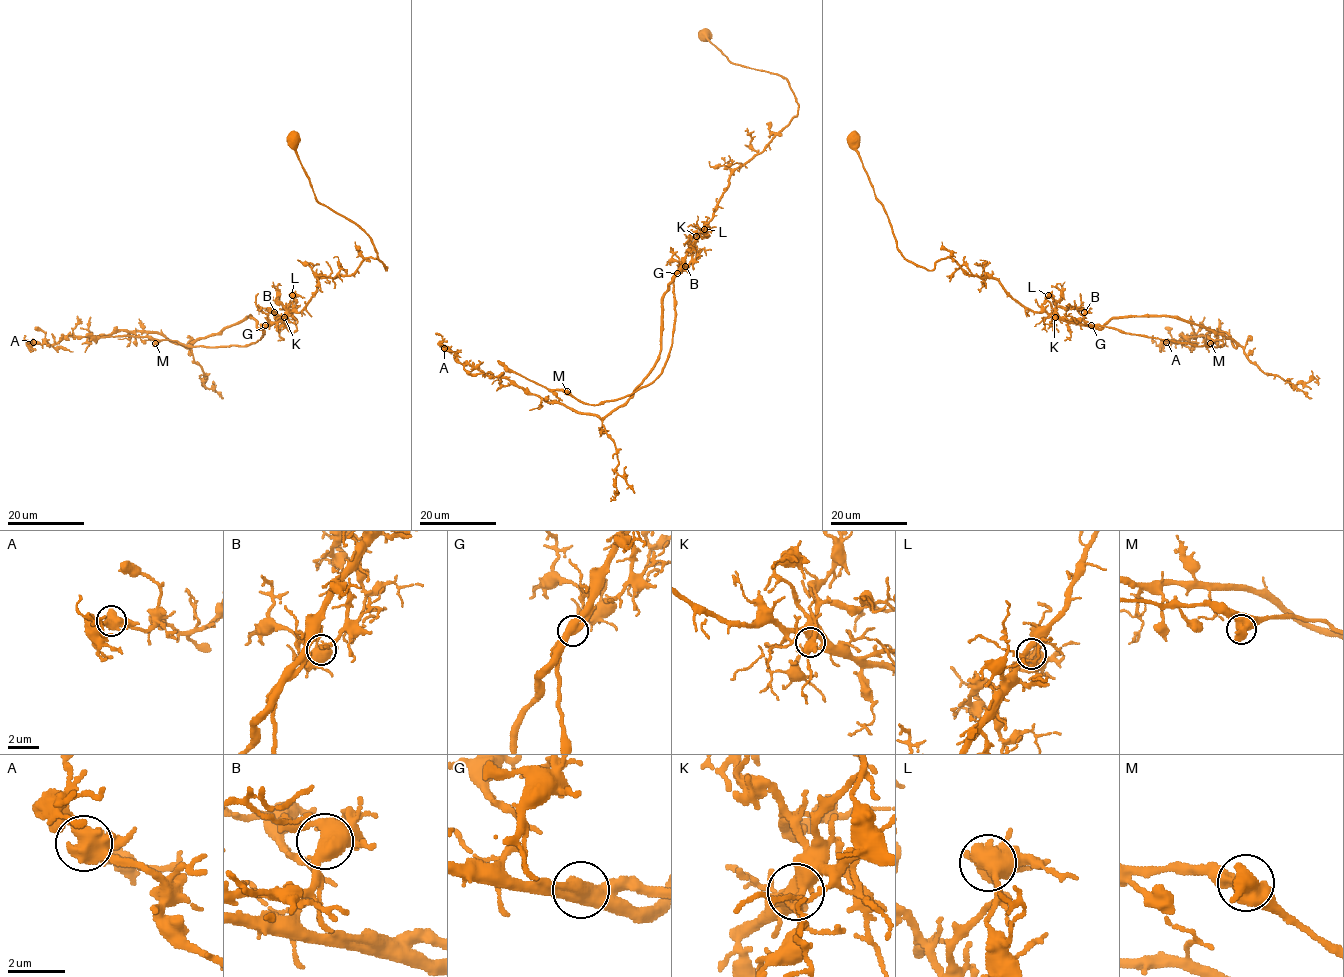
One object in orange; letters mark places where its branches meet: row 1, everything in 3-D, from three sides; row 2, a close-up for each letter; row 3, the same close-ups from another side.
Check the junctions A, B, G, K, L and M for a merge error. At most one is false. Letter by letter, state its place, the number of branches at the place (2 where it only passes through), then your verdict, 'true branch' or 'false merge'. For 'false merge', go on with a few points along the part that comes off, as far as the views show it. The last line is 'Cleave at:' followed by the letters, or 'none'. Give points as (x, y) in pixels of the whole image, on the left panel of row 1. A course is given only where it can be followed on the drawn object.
A: place (33, 342); branches 2; true branch
B: place (274, 312); branches 3; true branch
G: place (265, 325); branches 2; false merge; course (265, 325), (256, 342), (242, 345), (190, 346), (149, 337), (86, 334)
K: place (284, 317); branches 2; true branch
L: place (292, 295); branches 2; true branch
M: place (155, 343); branches 2; true branch
Cleave at: G

